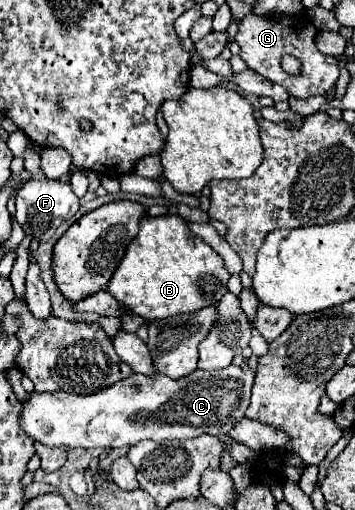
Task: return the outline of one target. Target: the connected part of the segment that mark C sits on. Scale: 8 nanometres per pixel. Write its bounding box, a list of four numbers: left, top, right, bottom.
[19,365,255,449]

